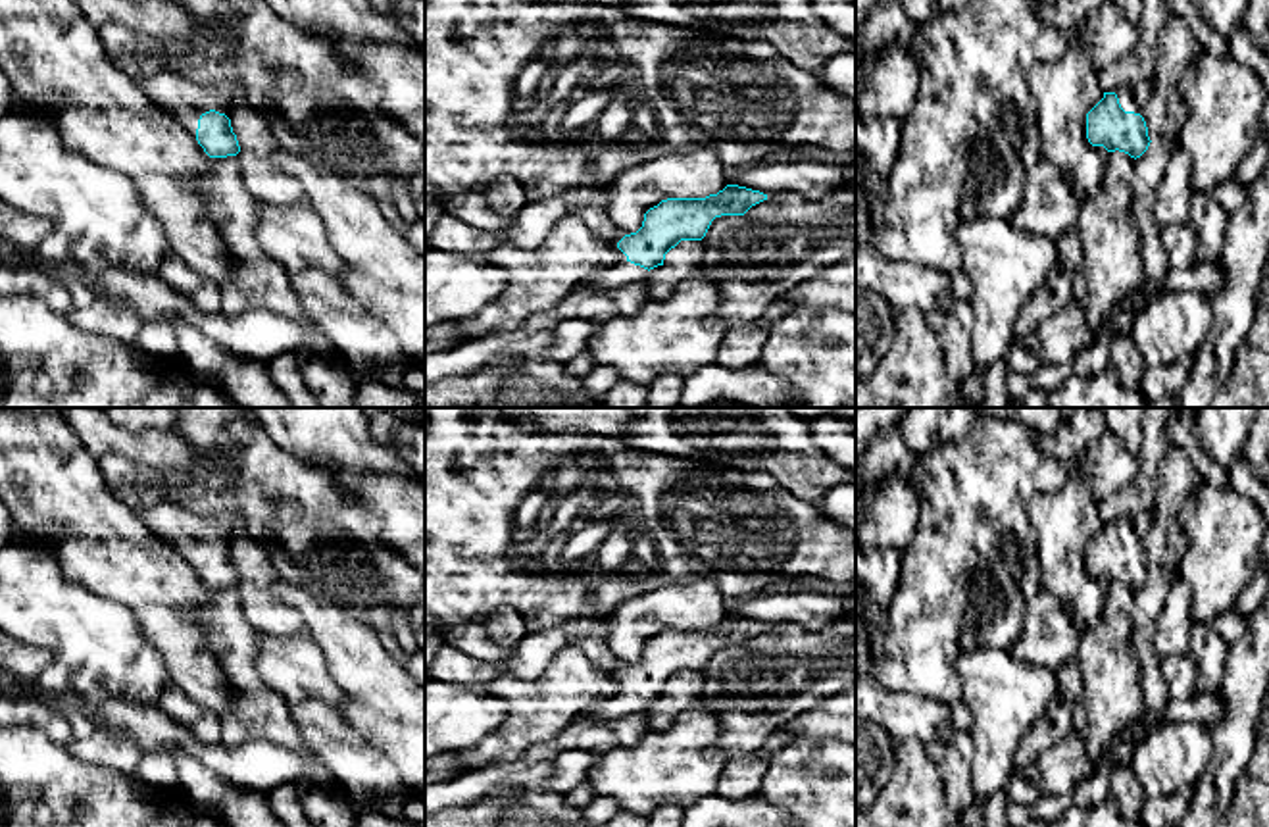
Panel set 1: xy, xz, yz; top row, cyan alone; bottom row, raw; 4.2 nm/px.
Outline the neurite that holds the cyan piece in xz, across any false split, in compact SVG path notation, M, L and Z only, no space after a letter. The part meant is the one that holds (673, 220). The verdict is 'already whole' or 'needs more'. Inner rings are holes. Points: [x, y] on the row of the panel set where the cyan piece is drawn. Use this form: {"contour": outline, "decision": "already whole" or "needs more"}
{"contour": "M727 185L706 198L661 200L644 213L636 233L625 235L617 242L627 260L594 271L586 283L606 288L644 283L681 240L702 240L715 217L744 215L763 200L767 194L738 185Z", "decision": "needs more"}

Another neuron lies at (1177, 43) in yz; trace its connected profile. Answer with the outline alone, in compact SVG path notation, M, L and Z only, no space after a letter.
M1179 15L1167 19L1157 38L1157 48L1152 92L1142 106L1142 117L1150 140L1159 137L1173 140L1179 138L1179 127L1184 119L1184 100L1179 83L1202 48L1188 21Z

